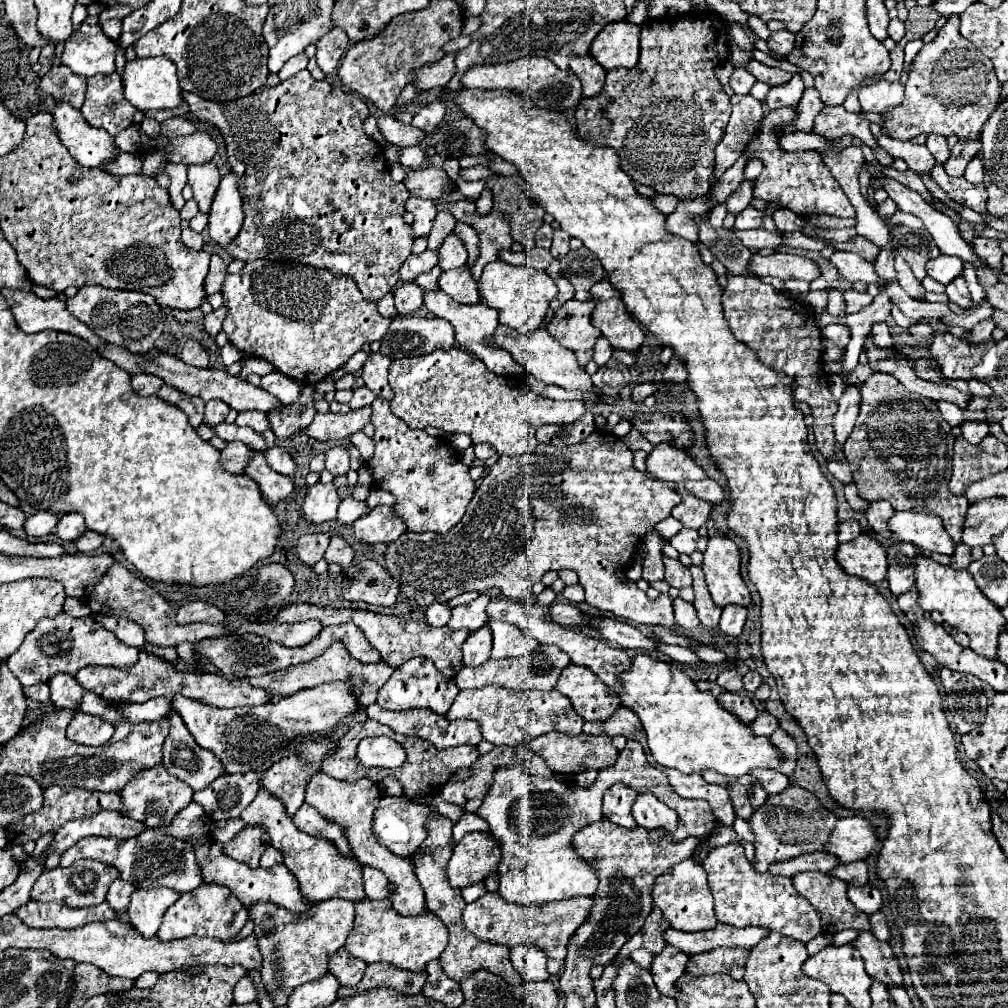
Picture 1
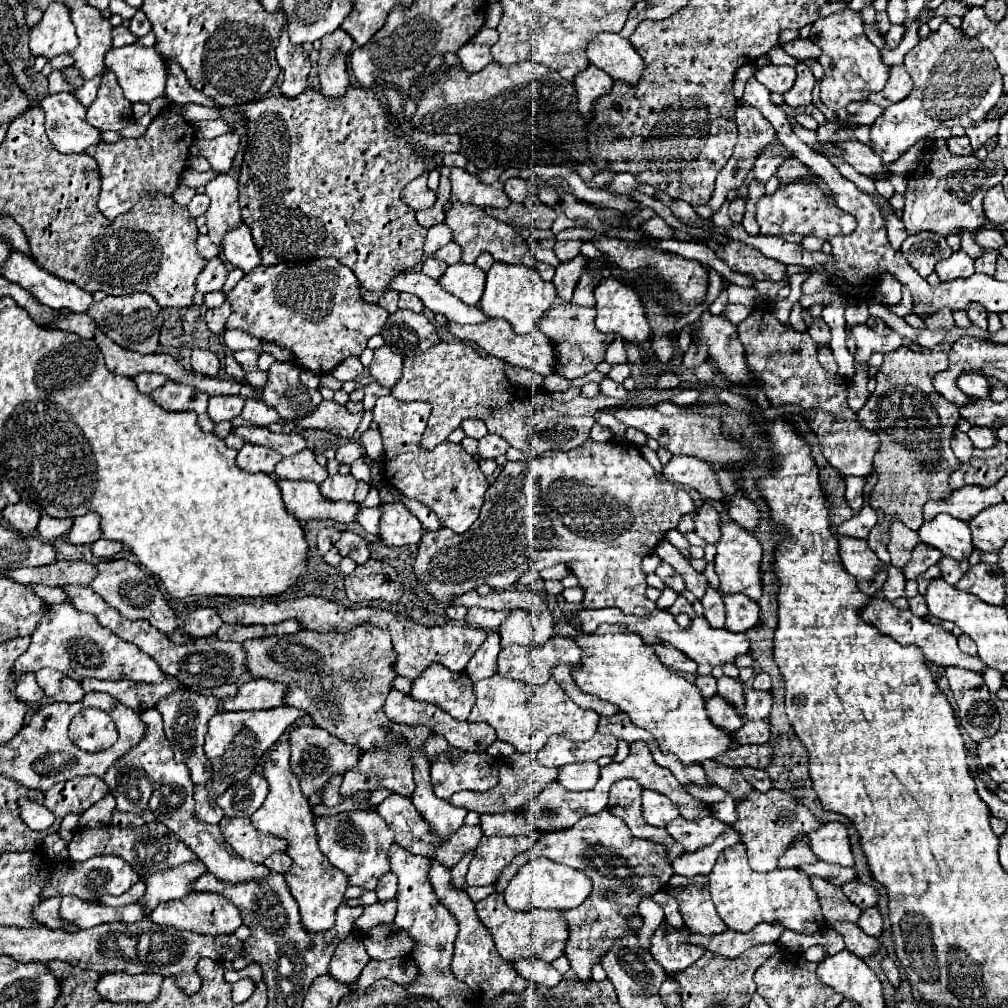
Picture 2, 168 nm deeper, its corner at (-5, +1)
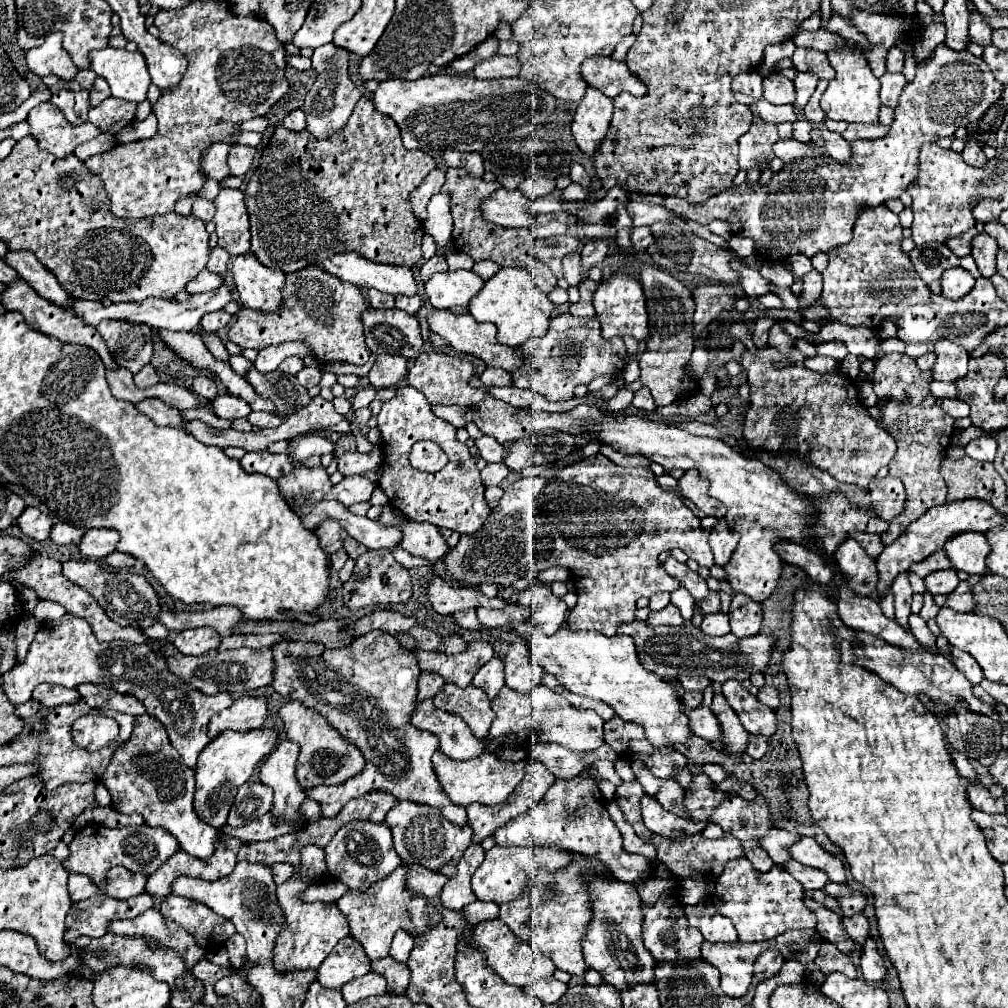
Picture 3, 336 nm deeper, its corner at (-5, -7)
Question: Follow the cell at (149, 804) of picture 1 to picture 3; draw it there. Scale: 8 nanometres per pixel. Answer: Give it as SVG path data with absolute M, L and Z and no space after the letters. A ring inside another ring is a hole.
M141 714L135 718L133 732L127 742L123 742L101 778L113 798L113 808L123 814L143 814L145 822L153 828L163 828L171 832L181 848L201 860L207 860L213 852L213 838L217 830L207 826L193 810L195 792L195 770L181 762L177 750L173 750L165 728L151 714Z

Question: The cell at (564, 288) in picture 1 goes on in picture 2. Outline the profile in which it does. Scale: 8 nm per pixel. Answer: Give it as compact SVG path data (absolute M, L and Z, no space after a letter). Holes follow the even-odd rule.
M581 254L575 256L573 260L569 262L561 262L557 268L555 268L555 278L553 278L553 284L557 288L557 296L565 302L569 302L573 298L573 290L575 290L575 284L577 284L577 278L581 274L581 266L583 266L583 258Z

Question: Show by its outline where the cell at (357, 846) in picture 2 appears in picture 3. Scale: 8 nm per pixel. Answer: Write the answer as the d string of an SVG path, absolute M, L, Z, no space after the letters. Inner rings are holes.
M349 822L349 826L343 826L325 846L325 858L327 870L351 890L371 888L377 880L387 878L401 864L401 858L393 848L391 830L383 822Z

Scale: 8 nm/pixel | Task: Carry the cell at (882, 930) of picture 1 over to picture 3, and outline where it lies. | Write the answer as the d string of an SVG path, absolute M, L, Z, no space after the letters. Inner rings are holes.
M853 914L849 918L843 918L843 928L853 942L865 944L865 940L869 936L869 922L863 914Z

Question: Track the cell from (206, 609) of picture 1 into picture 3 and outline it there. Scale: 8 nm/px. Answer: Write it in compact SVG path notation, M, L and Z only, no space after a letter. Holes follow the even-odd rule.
M193 628L183 630L173 640L175 648L181 650L181 654L187 656L203 656L209 650L215 650L221 642L221 636L213 628Z

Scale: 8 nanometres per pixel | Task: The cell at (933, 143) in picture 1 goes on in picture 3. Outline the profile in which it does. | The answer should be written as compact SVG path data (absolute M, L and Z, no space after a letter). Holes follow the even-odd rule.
M969 142L969 146L961 152L961 156L963 156L965 164L975 166L975 168L981 168L981 166L987 164L987 156L983 154L983 150L975 142Z

